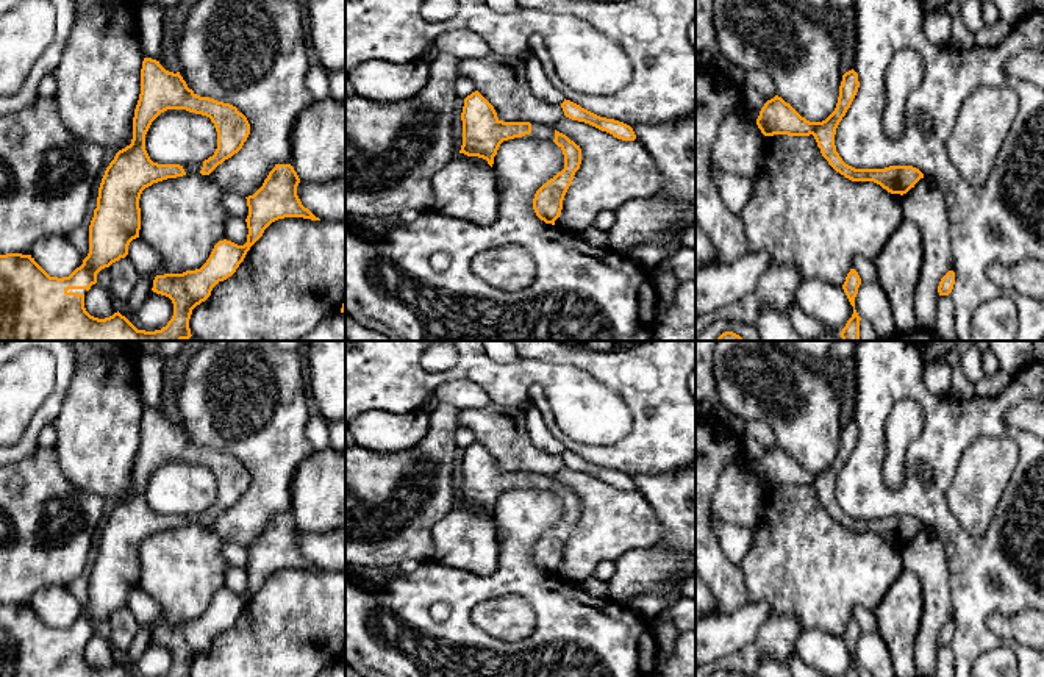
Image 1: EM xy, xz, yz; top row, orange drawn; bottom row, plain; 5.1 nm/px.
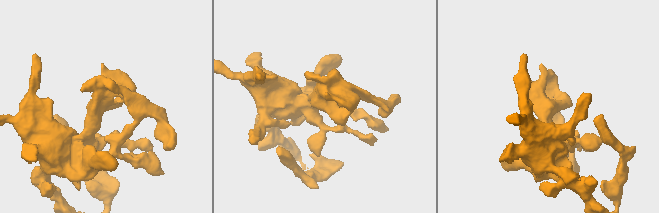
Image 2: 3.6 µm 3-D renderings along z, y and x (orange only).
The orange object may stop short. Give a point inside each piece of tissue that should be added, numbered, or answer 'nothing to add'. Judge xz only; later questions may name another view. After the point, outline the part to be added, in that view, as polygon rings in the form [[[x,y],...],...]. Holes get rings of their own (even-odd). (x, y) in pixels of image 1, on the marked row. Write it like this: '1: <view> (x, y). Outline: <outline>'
1: xz (544, 132). Outline: [[[535,122],[535,124],[531,124],[531,133],[525,134],[522,138],[536,138],[536,139],[544,139],[544,141],[553,141],[555,128],[553,128],[553,125]]]

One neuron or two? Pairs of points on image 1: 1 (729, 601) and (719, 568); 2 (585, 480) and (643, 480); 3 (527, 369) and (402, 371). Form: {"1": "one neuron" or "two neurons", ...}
{"1": "one neuron", "2": "two neurons", "3": "one neuron"}

